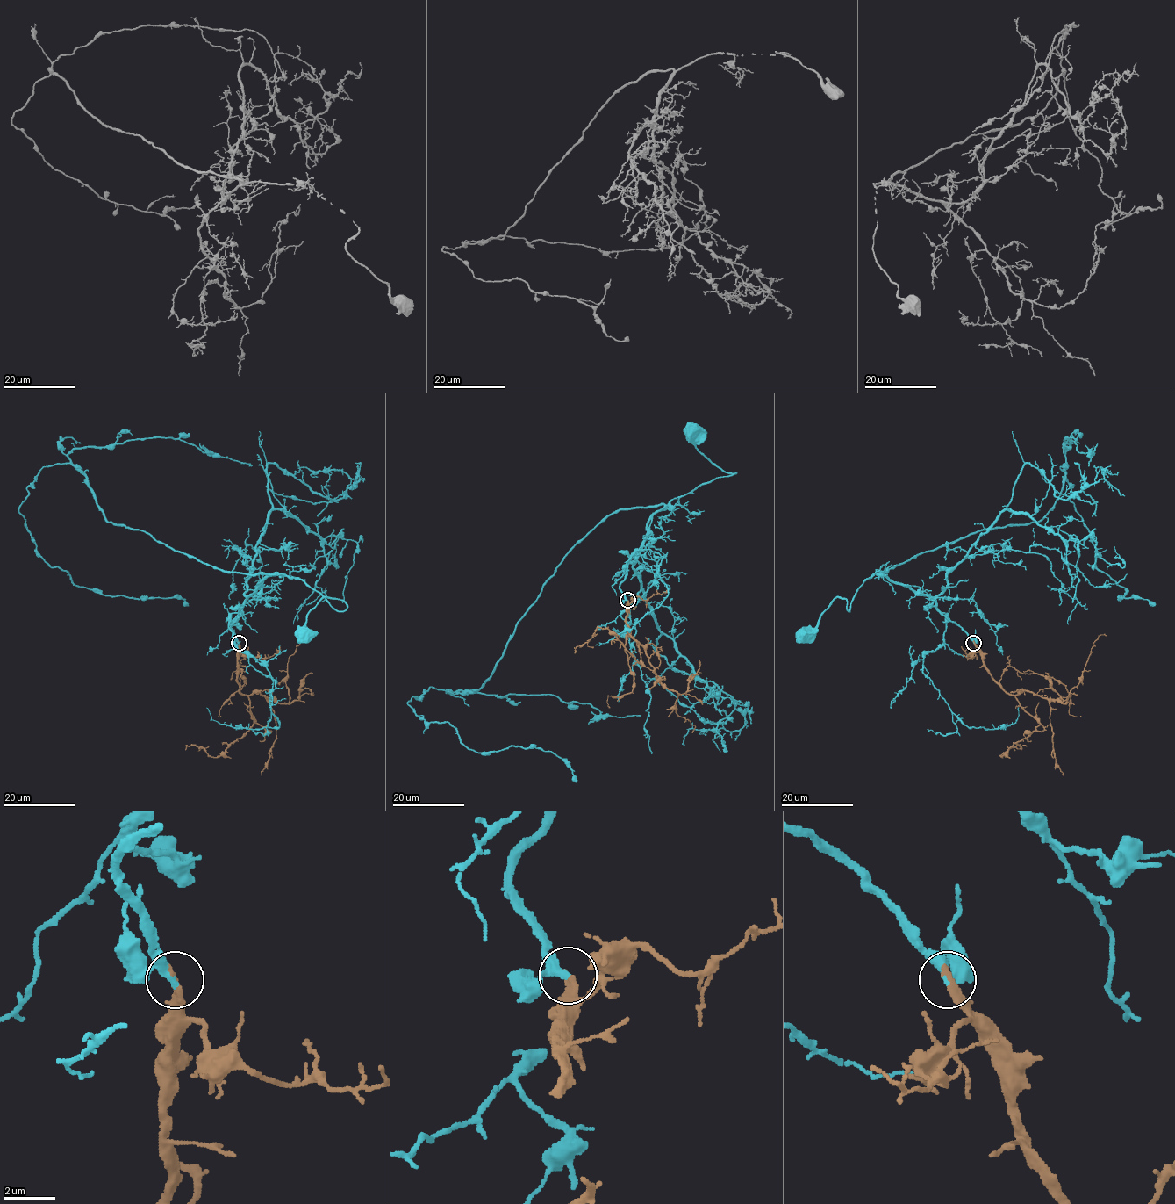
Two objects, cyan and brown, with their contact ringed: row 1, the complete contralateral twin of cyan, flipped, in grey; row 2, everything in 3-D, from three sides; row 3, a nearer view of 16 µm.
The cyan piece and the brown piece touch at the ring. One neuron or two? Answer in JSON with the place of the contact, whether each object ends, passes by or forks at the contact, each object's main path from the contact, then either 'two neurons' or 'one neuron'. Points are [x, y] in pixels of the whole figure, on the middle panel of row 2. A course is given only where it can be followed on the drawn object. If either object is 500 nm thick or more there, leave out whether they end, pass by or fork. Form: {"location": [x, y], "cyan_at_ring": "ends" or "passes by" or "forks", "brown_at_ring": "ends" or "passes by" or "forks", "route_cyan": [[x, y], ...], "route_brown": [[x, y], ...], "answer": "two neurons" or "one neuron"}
{"location": [627, 600], "cyan_at_ring": "passes by", "brown_at_ring": "ends", "route_cyan": [[627, 600], [619, 584], [651, 517], [672, 500], [735, 473], [724, 472], [698, 450], [689, 440], [691, 428]], "route_brown": [[627, 600], [627, 632], [645, 650], [655, 677], [677, 693], [674, 706], [677, 714], [695, 726], [692, 732]], "answer": "one neuron"}

